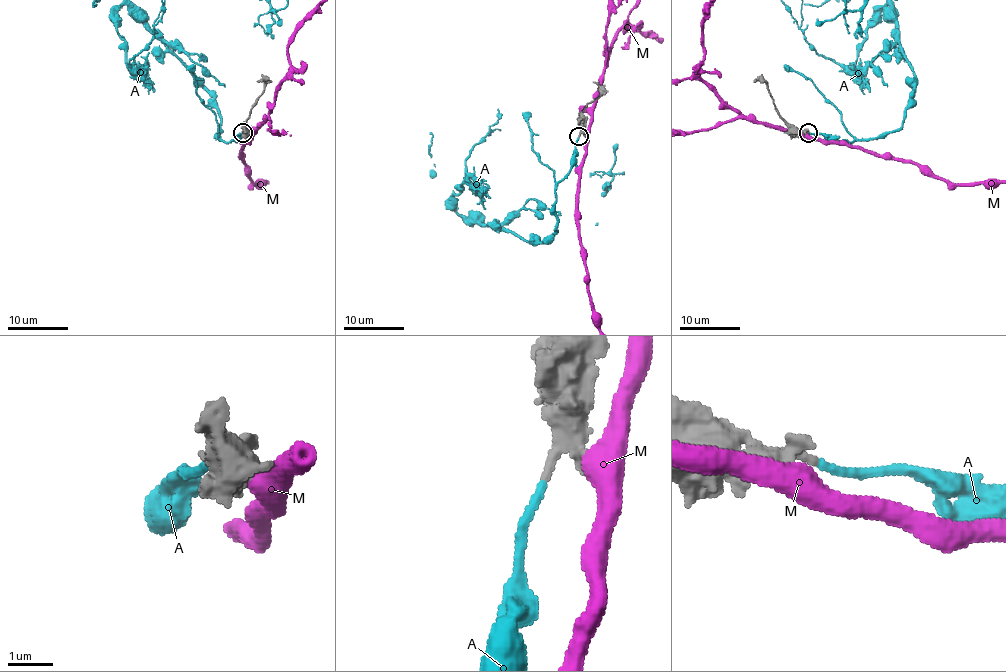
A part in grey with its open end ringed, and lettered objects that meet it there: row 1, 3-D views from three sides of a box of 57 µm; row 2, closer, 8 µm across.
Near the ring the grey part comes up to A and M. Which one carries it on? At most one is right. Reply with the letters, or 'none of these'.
A

